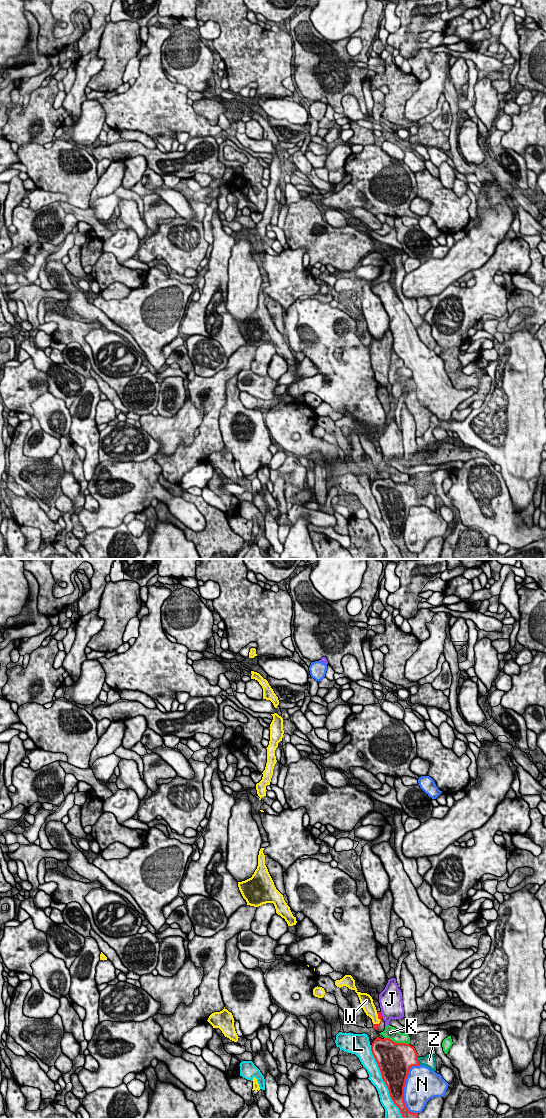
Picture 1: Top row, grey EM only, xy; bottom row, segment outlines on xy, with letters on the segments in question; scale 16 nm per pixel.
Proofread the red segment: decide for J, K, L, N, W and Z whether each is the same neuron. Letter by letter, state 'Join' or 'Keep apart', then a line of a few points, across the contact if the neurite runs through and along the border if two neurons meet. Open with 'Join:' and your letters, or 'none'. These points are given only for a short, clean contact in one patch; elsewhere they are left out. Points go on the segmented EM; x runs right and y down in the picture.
Join: W
J: Keep apart
K: Keep apart
L: Keep apart
N: Keep apart
W: Join. Line: xy (375, 1026), (380, 1019), (369, 1008)
Z: Keep apart

